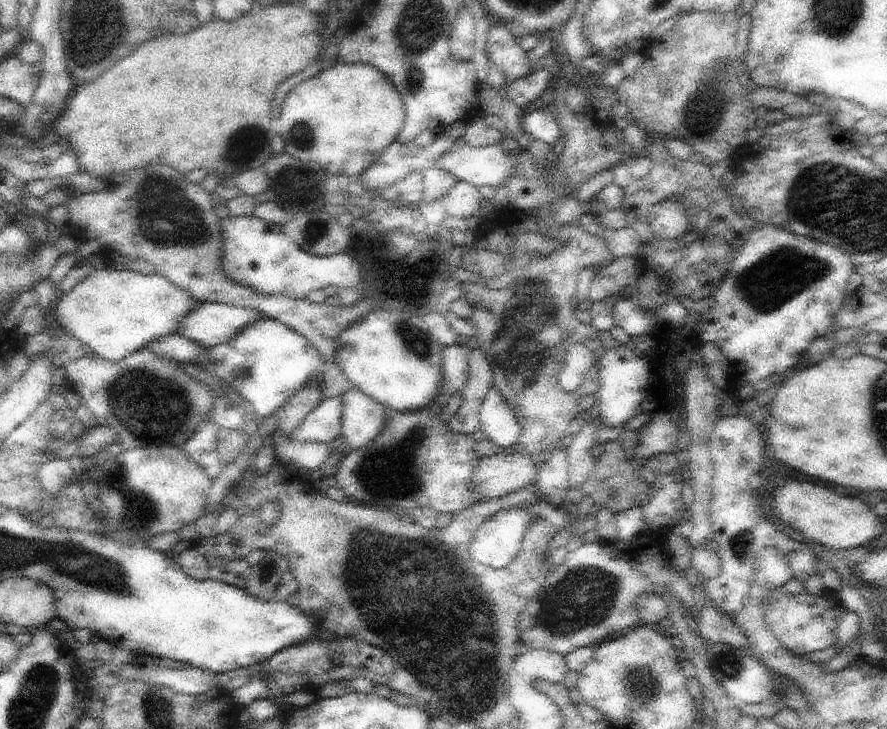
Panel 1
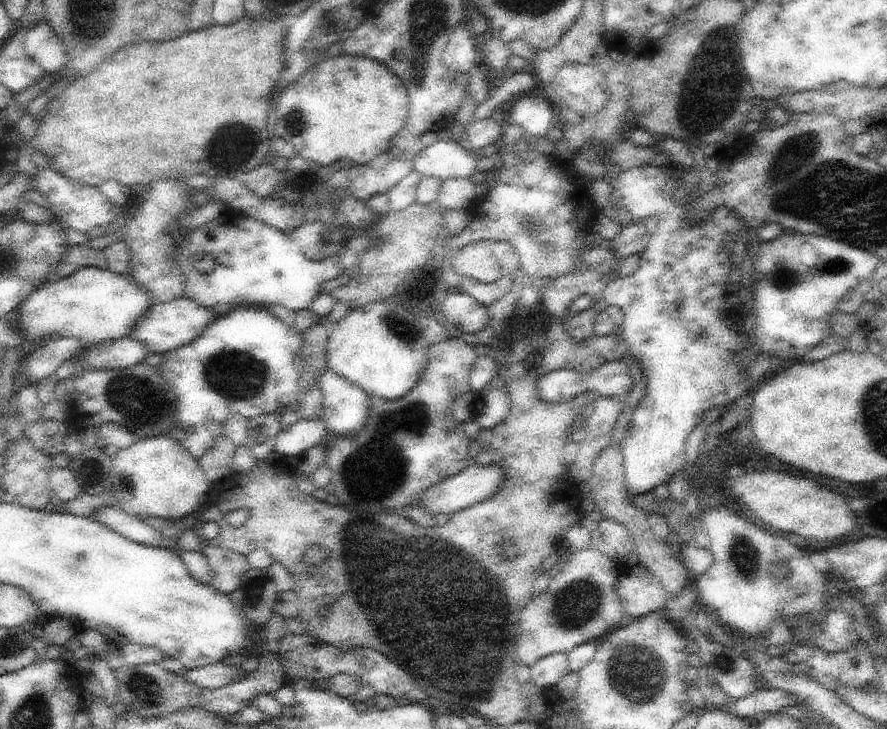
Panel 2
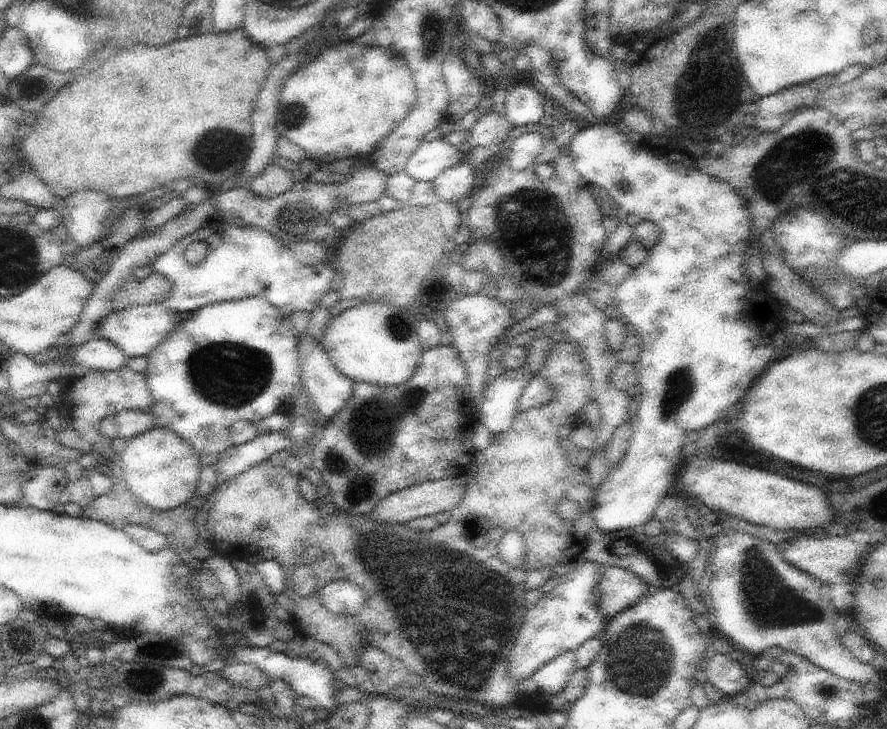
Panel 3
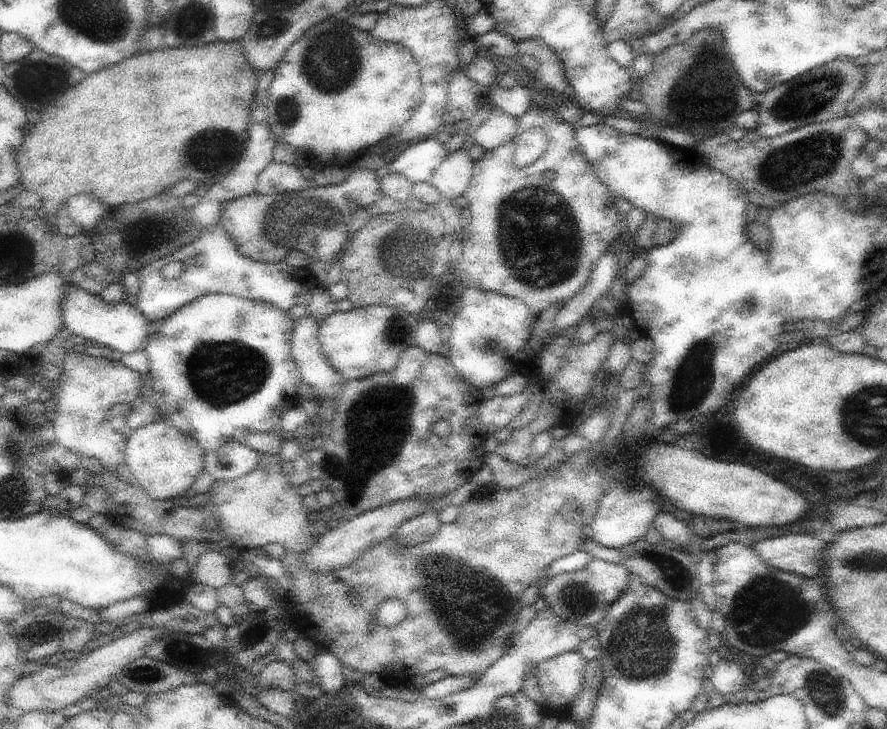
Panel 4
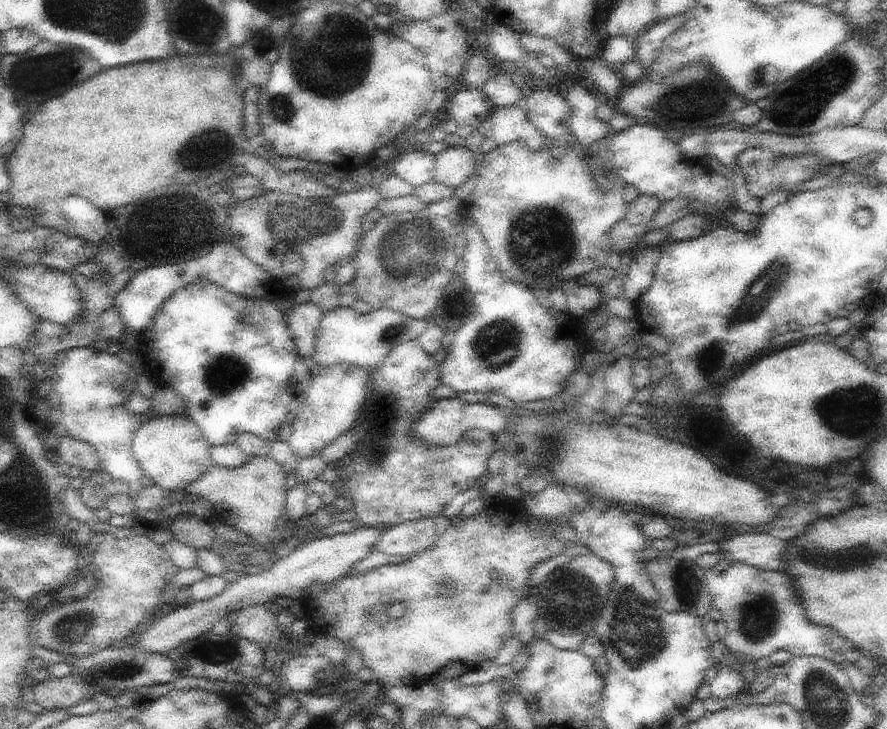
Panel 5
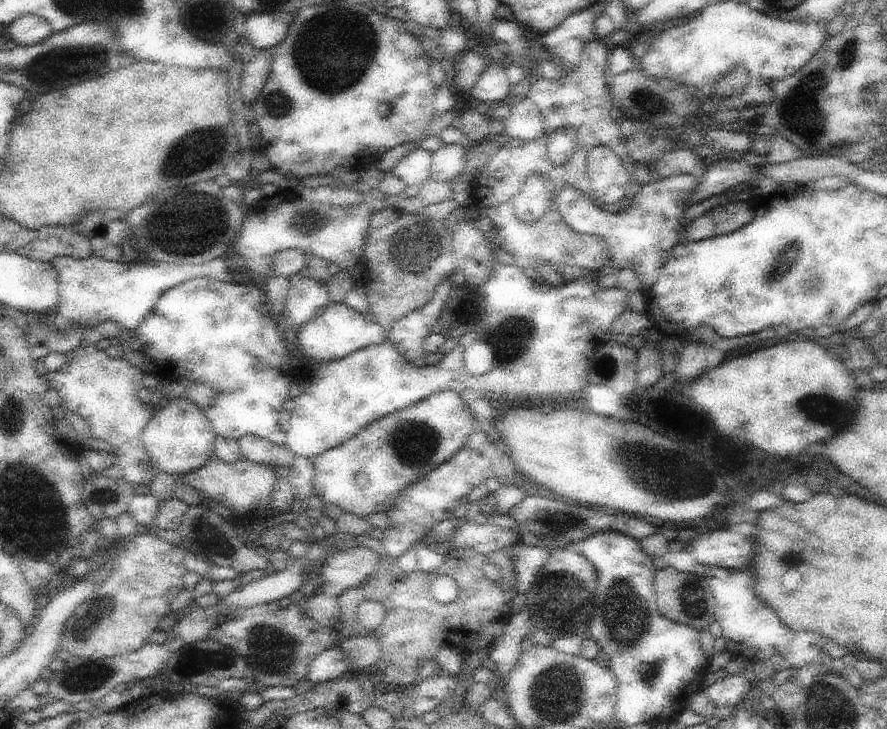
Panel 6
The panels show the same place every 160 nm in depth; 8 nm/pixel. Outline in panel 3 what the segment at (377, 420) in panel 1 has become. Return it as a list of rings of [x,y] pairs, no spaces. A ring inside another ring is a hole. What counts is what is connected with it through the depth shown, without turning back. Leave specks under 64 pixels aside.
[[[308,331],[299,335],[299,365],[305,392],[311,398],[311,408],[317,419],[329,421],[350,400],[354,392],[354,381],[339,371],[326,354],[322,343]]]

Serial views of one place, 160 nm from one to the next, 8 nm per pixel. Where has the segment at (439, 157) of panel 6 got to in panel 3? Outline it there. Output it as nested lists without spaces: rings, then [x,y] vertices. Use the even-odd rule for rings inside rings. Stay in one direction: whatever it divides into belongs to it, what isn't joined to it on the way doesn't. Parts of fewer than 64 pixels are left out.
[[[460,161],[453,167],[441,172],[432,182],[436,196],[439,199],[456,203],[474,188],[476,182],[476,168],[468,161]]]

